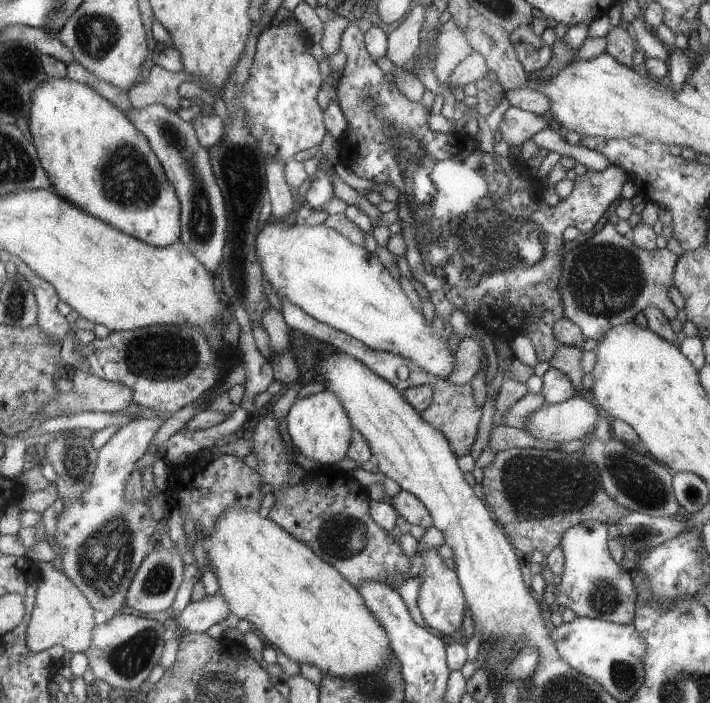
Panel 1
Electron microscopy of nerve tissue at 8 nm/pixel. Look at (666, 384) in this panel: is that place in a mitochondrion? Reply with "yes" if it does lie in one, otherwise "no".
no

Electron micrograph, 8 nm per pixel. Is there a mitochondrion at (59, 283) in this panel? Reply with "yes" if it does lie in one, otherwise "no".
no

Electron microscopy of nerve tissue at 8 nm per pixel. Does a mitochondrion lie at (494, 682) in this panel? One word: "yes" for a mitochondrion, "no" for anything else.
no

